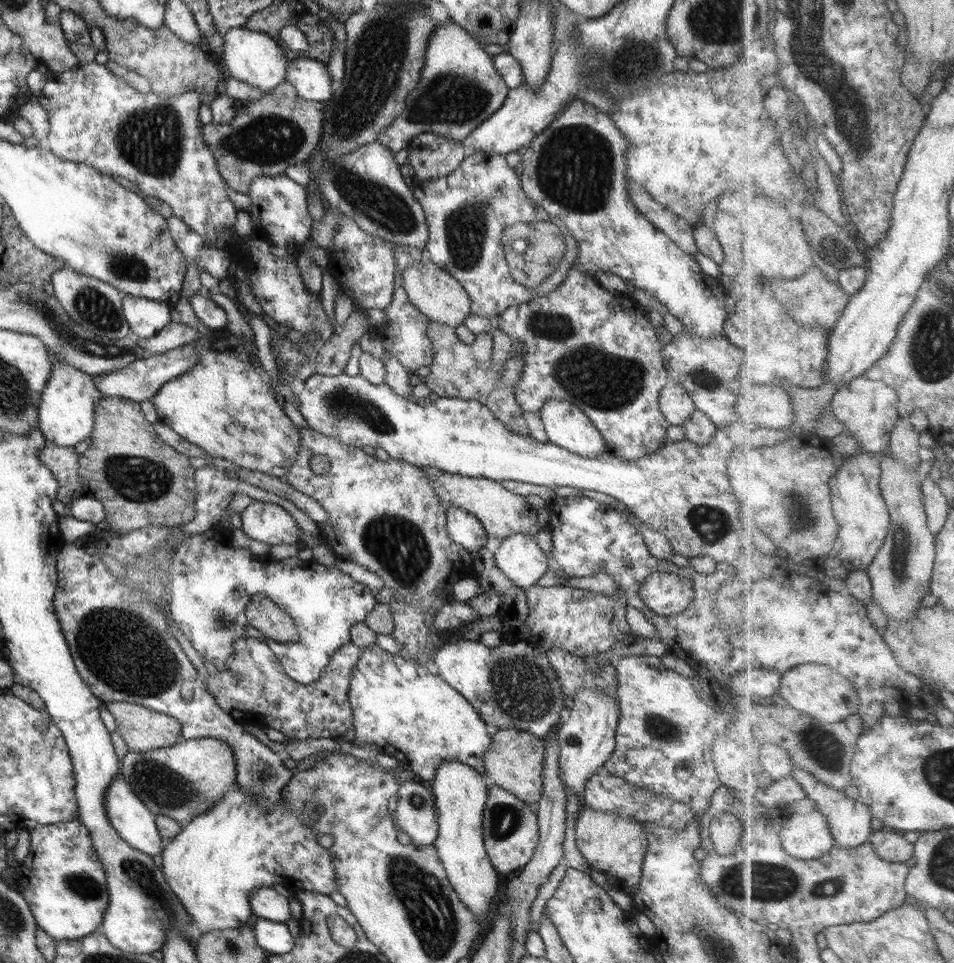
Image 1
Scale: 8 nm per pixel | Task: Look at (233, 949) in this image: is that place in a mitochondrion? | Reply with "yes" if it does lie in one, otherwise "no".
yes

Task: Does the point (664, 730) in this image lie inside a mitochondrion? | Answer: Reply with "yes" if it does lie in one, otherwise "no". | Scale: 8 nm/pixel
yes

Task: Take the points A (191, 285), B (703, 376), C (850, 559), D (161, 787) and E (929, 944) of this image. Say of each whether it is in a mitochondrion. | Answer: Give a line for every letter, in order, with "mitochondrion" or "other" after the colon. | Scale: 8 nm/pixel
A: other
B: mitochondrion
C: other
D: mitochondrion
E: other

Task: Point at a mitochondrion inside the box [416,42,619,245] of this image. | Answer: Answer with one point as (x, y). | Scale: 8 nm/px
(574, 169)

